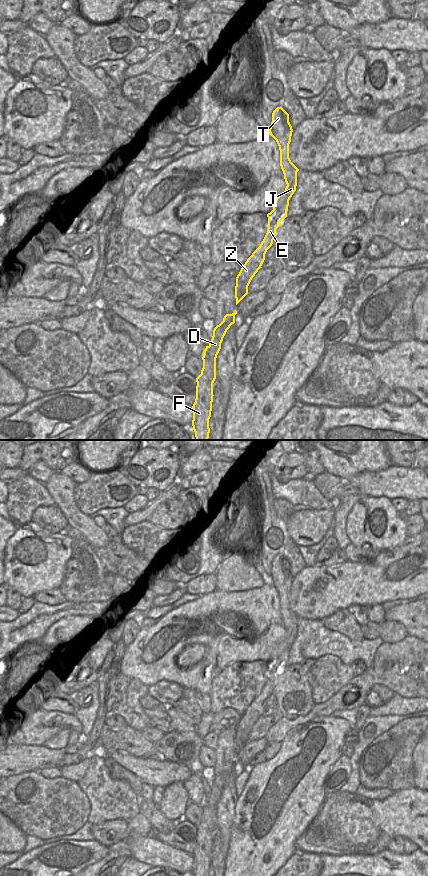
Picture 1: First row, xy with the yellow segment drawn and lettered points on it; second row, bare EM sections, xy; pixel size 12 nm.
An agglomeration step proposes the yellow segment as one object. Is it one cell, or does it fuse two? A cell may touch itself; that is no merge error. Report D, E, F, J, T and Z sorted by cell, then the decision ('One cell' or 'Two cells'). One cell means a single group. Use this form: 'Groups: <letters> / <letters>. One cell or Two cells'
Groups: D E F J T Z. One cell.

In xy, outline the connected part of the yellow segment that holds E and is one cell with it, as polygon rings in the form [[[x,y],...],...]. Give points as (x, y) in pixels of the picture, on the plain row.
[[[277,555],[272,561],[272,570],[269,576],[270,583],[276,588],[280,598],[280,614],[287,632],[285,640],[280,642],[273,651],[273,658],[267,662],[267,681],[260,694],[247,707],[236,725],[235,746],[236,753],[248,742],[248,734],[262,716],[267,698],[272,694],[276,683],[276,677],[287,665],[289,648],[296,639],[297,620],[299,617],[289,606],[289,592],[292,584],[292,574],[289,570],[289,562],[282,556]]]

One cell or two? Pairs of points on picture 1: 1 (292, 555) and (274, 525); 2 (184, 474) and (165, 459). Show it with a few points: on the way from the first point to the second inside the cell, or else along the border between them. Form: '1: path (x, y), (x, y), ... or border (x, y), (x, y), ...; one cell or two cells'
1: path (287, 548), (274, 535), (274, 532); one cell
2: border (182, 462), (179, 468), (178, 479); two cells

